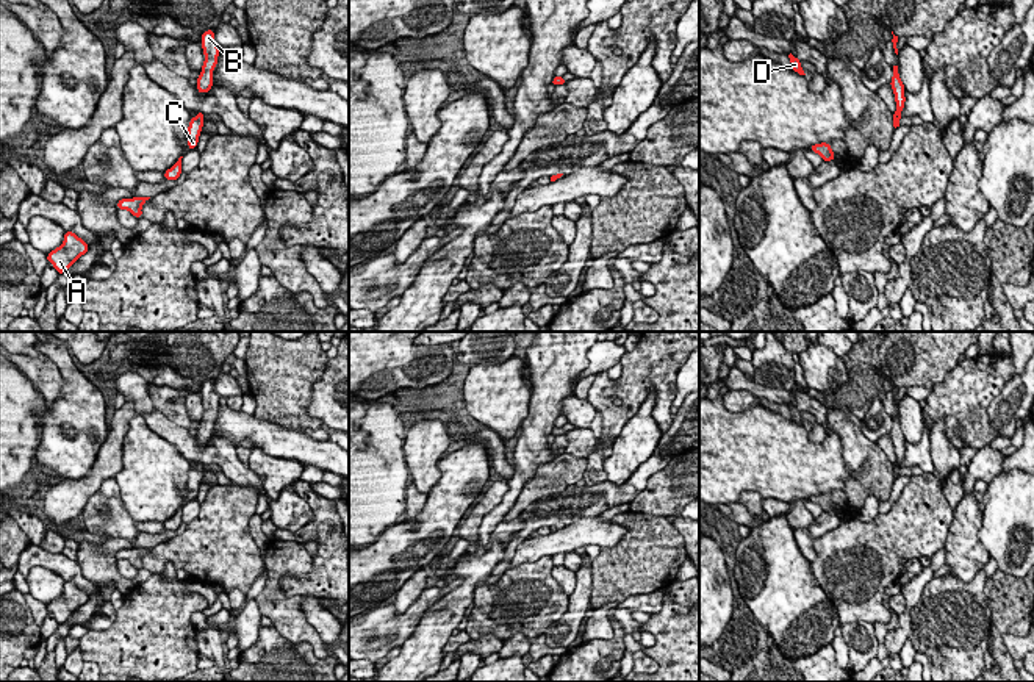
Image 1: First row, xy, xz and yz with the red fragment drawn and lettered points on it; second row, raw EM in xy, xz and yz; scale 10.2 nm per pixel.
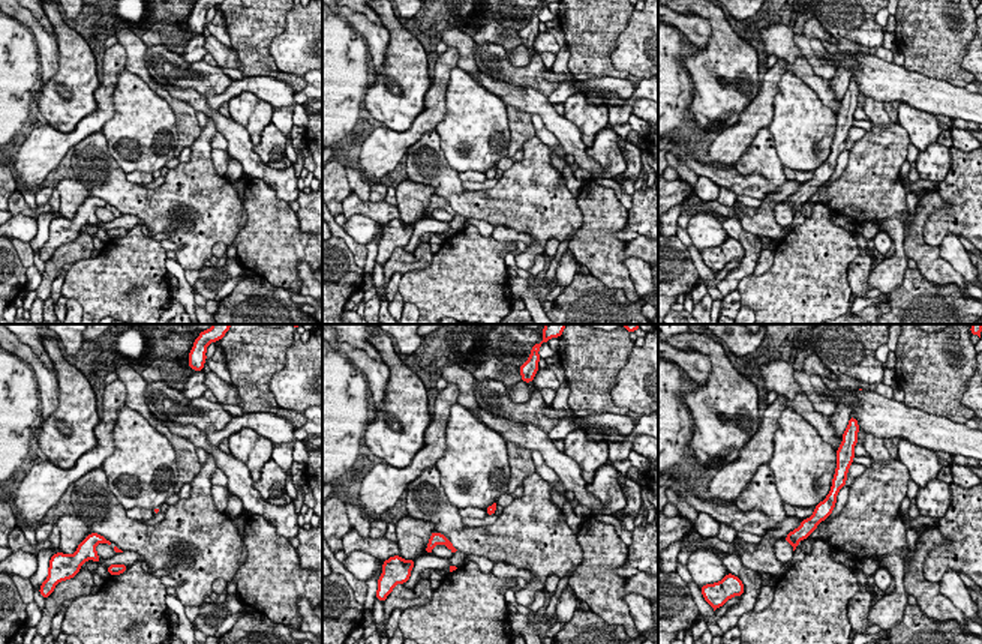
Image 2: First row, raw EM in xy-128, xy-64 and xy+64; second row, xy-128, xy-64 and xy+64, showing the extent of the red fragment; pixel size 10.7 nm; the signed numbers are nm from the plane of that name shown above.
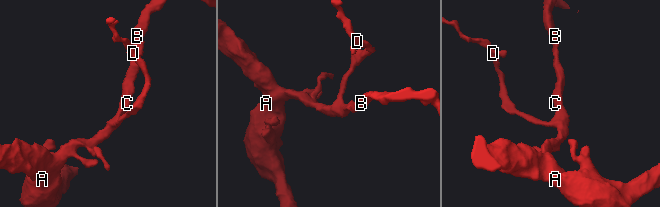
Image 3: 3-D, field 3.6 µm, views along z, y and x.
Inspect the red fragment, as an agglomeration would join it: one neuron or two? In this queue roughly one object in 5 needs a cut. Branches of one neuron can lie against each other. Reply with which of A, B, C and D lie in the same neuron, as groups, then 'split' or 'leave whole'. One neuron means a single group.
groups A B C D; leave whole

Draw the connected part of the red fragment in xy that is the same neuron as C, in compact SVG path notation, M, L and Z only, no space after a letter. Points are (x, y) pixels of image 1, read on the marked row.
M197 111L196 117L191 117L189 127L188 127L188 141L189 141L188 150L192 150L197 147L199 136L203 127L203 119L205 119L205 114L200 111Z

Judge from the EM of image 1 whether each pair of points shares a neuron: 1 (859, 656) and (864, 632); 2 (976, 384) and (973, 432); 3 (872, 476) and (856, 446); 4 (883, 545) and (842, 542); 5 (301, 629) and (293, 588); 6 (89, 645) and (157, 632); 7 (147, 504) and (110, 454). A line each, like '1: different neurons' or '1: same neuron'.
1: same neuron
2: same neuron
3: same neuron
4: same neuron
5: different neurons
6: same neuron
7: different neurons

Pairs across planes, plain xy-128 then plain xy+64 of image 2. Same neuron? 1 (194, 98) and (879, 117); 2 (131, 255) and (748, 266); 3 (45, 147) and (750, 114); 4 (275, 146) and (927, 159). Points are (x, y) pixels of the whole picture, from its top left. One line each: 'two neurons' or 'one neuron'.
1: one neuron
2: two neurons
3: one neuron
4: one neuron

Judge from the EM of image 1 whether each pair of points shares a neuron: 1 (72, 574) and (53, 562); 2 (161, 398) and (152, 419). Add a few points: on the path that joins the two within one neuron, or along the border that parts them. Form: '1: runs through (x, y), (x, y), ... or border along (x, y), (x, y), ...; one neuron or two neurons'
1: runs through (68, 570), (58, 563); one neuron
2: border along (155, 409), (186, 429); two neurons

